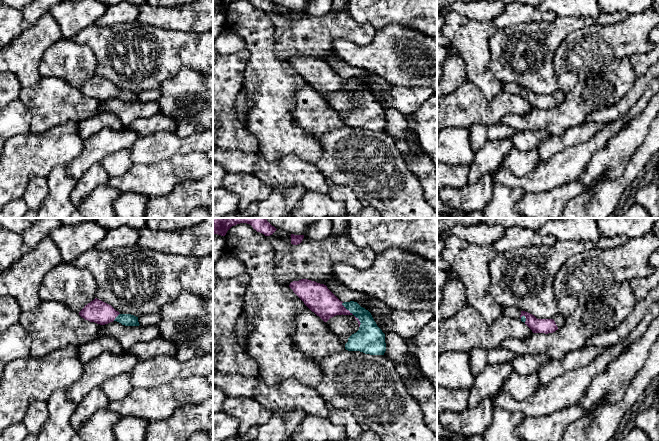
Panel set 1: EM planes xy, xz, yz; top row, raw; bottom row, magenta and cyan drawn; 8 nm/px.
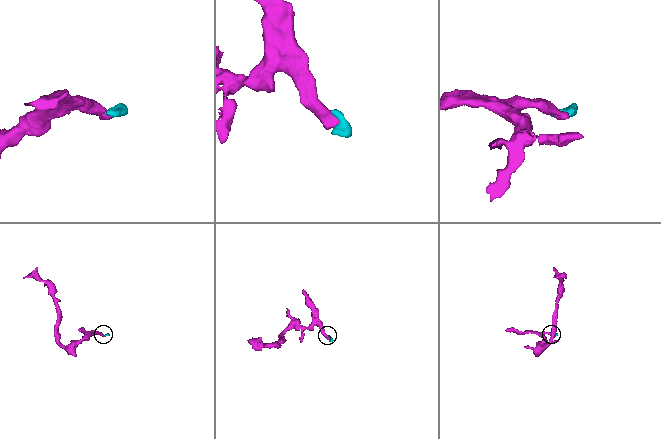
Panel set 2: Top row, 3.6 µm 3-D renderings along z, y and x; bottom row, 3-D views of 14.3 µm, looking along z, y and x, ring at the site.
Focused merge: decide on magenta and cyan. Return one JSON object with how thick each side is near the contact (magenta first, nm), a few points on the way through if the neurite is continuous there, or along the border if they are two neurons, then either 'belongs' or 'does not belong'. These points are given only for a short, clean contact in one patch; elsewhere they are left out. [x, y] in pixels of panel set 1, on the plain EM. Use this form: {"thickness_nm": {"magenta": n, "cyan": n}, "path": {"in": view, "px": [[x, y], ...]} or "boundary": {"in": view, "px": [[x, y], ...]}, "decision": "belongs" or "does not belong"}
{"thickness_nm": {"magenta": 220, "cyan": 240}, "path": {"in": "xz", "px": [[323, 79], [346, 84], [352, 90], [367, 102], [369, 115]]}, "decision": "belongs"}

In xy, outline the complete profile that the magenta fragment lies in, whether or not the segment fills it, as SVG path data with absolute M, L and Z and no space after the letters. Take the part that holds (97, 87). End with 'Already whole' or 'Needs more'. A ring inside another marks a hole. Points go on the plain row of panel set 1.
M95 74L85 81L79 91L90 98L105 101L117 97L125 102L139 102L138 93L131 90L120 90L111 81Z. Needs more

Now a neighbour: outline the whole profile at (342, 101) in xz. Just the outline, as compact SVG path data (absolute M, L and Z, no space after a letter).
M336 91L330 94L326 99L339 113L349 114L359 106L359 100L354 94L354 91Z

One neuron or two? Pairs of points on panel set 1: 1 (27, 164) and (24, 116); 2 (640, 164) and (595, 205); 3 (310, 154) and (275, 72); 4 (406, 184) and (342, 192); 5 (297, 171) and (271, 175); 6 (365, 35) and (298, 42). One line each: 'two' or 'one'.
1: two
2: one
3: one
4: two
5: one
6: one

